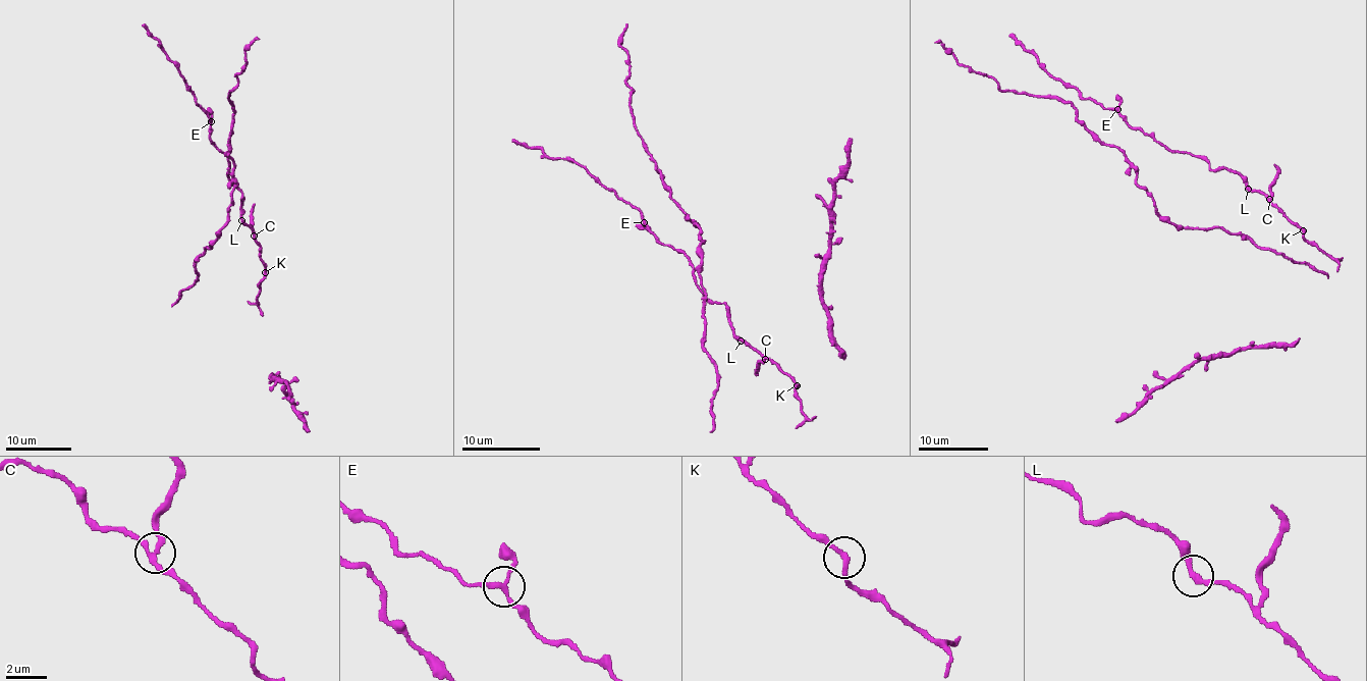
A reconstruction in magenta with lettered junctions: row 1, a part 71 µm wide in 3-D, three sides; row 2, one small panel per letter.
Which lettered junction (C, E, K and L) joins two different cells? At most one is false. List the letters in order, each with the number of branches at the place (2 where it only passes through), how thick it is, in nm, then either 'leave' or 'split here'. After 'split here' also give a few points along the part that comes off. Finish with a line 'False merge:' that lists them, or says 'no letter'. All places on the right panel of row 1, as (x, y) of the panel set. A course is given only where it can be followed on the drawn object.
C: 3 branches meet; 220 nm thick; split here; foreign part runs (1269, 198), (1270, 182), (1277, 172), (1275, 163)
E: 3 branches meet; 190 nm thick; leave
K: 2 branches meet; 240 nm thick; leave
L: 2 branches meet; 240 nm thick; leave
False merge: C

